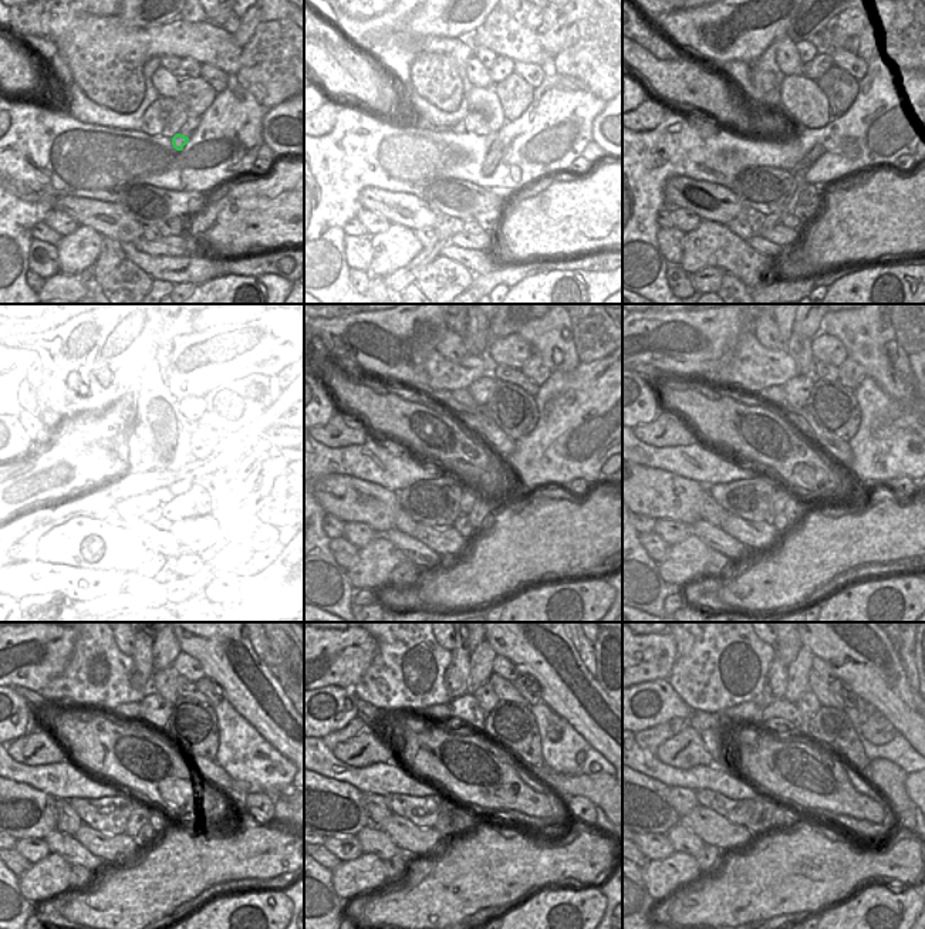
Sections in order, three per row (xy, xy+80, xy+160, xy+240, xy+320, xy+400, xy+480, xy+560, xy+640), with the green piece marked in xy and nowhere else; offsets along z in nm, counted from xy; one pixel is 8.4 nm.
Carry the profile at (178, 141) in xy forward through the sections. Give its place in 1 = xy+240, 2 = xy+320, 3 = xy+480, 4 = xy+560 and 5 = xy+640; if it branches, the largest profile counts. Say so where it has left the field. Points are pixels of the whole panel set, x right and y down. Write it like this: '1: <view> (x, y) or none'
1: xy+240 (159, 490)
2: xy+320 (469, 496)
3: xy+480 (139, 817)
4: xy+560 (444, 826)
5: xy+640 (760, 820)

